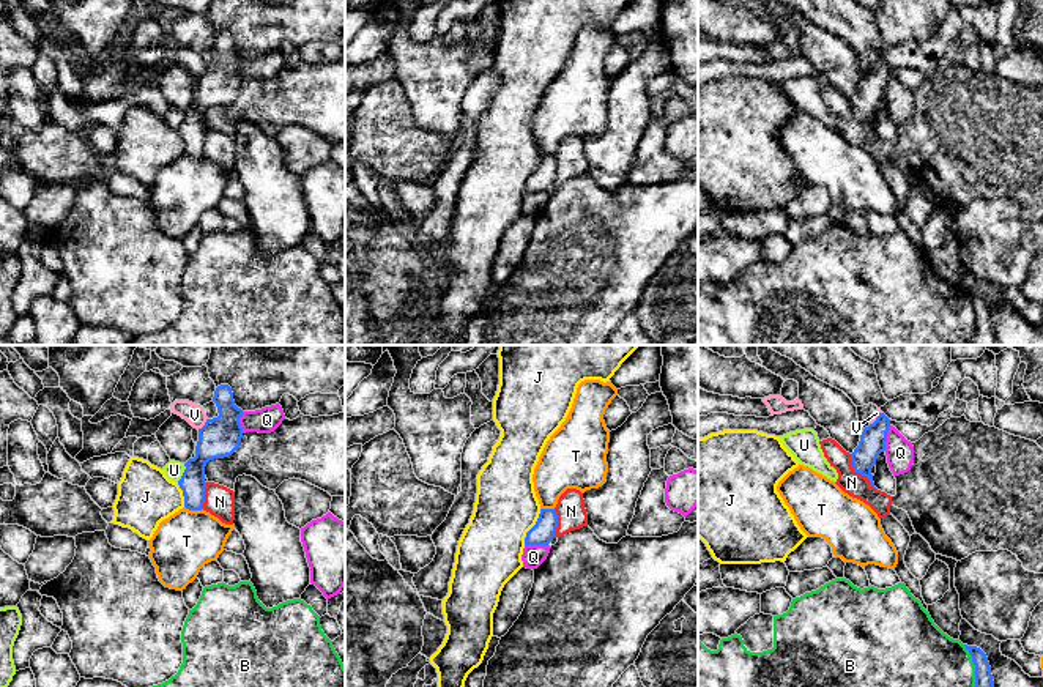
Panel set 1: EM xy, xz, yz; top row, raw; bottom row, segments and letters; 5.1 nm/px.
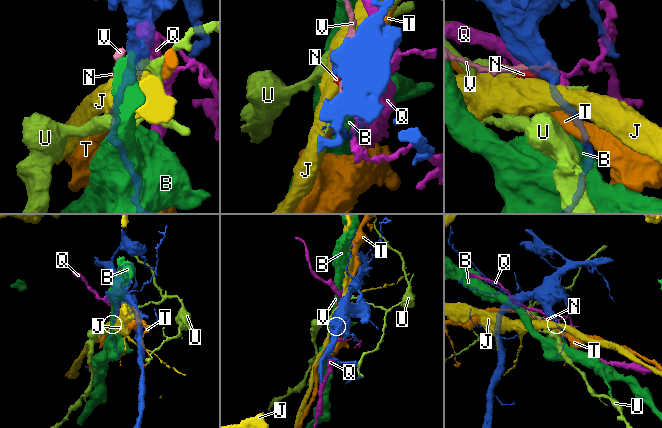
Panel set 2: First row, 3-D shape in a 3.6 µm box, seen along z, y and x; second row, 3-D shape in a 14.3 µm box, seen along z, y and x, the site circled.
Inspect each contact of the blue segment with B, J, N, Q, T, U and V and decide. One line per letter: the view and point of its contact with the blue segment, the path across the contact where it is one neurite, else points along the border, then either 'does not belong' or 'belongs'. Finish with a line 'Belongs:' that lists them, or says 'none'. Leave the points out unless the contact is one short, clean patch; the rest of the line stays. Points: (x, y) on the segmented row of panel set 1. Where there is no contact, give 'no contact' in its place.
B: yz (974, 664) | does not belong
J: xz (533, 527) | does not belong
N: yz (859, 473) | along yz (849, 454), (853, 468), (876, 490) | does not belong
Q: yz (886, 438) | does not belong
T: xy (194, 509) | does not belong
U: xy (183, 473) | along xy (185, 464), (185, 471), (177, 481) | does not belong
V: xy (205, 424) | along xy (207, 418), (197, 429) | does not belong
Belongs: none

